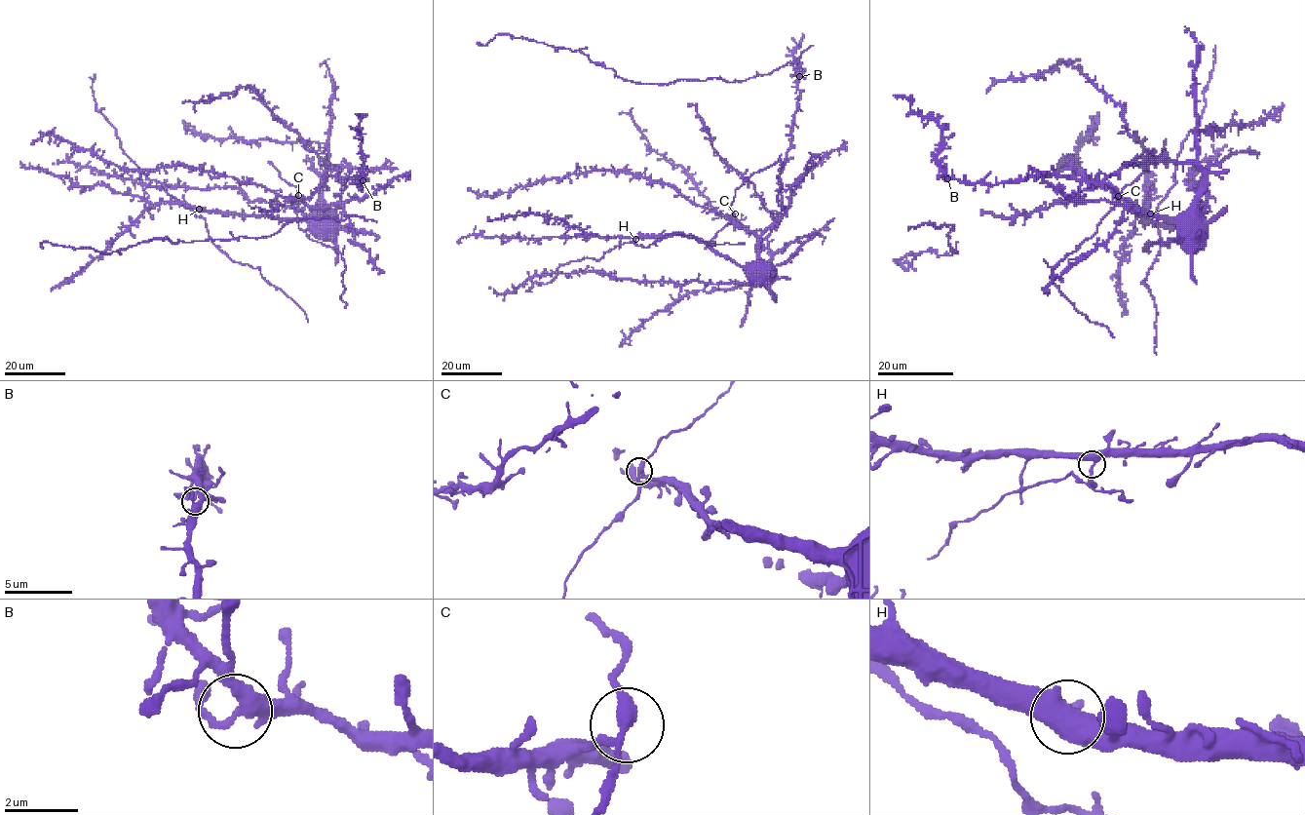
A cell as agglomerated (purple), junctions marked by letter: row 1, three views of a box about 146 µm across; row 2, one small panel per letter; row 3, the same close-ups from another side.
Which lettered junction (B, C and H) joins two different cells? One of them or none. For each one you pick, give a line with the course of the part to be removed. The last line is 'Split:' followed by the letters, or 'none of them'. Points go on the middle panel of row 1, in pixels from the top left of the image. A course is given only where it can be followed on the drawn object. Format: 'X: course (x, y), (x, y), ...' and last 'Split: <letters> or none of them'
Split: none of them

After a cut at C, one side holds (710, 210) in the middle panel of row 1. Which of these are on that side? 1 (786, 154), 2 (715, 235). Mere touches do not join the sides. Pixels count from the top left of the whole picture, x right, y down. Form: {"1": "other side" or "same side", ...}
{"1": "same side", "2": "other side"}

